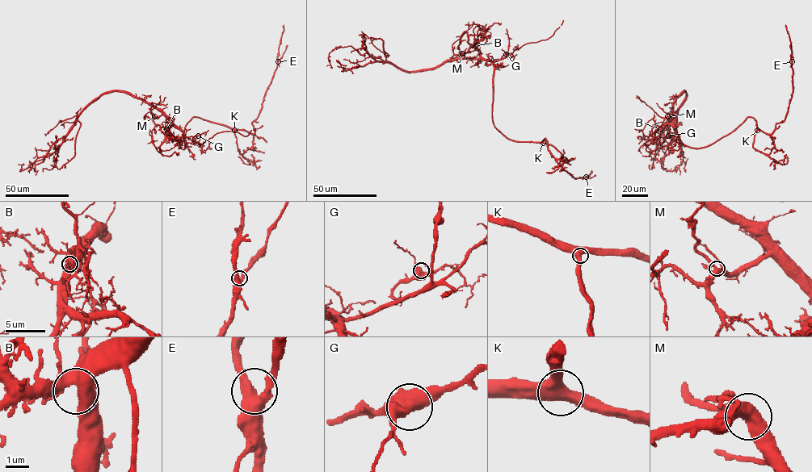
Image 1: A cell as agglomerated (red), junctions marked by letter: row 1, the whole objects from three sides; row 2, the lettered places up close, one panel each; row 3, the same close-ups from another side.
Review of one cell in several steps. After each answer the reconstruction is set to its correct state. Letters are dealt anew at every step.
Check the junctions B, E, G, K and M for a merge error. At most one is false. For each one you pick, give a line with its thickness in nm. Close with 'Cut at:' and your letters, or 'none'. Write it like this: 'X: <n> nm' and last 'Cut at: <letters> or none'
Cut at: none

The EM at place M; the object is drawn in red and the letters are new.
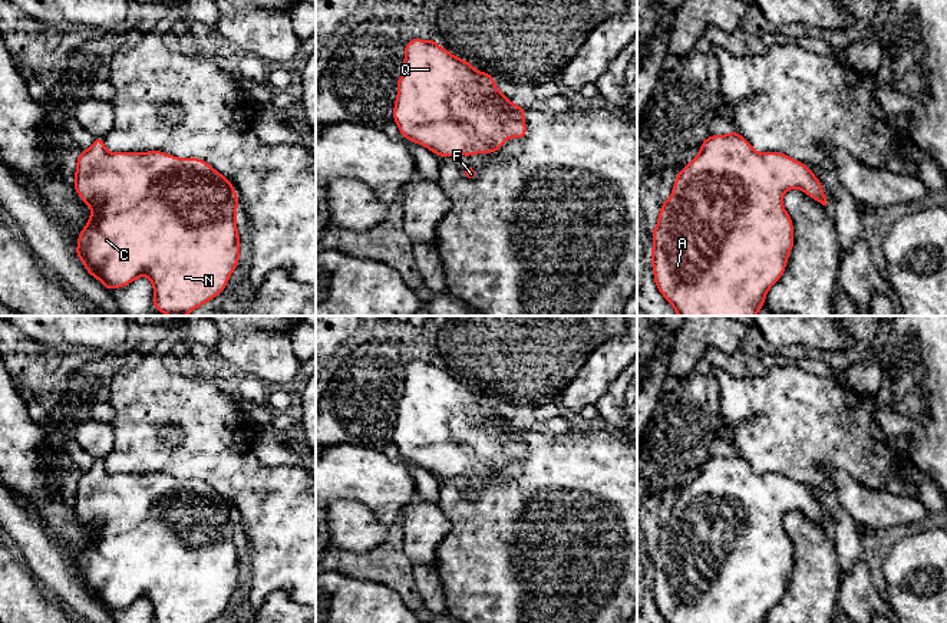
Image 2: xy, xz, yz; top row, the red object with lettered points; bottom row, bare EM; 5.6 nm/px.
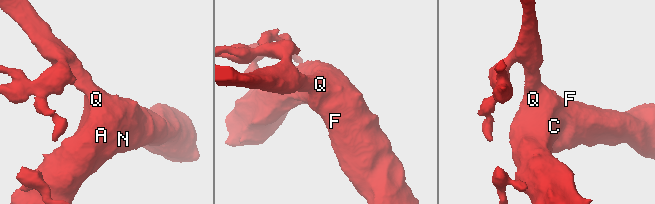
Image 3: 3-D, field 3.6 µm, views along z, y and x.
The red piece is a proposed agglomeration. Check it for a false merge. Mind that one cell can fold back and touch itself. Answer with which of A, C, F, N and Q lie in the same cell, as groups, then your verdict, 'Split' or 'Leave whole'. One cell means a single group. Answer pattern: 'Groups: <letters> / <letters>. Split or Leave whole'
Groups: A C F N Q. Leave whole

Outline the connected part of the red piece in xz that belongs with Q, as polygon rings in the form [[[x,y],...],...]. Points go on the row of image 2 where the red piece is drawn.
[[[410,39],[406,43],[393,108],[393,119],[402,138],[429,148],[438,158],[440,155],[494,154],[511,136],[524,139],[527,134],[525,111],[496,89],[495,76],[453,56],[433,39]]]

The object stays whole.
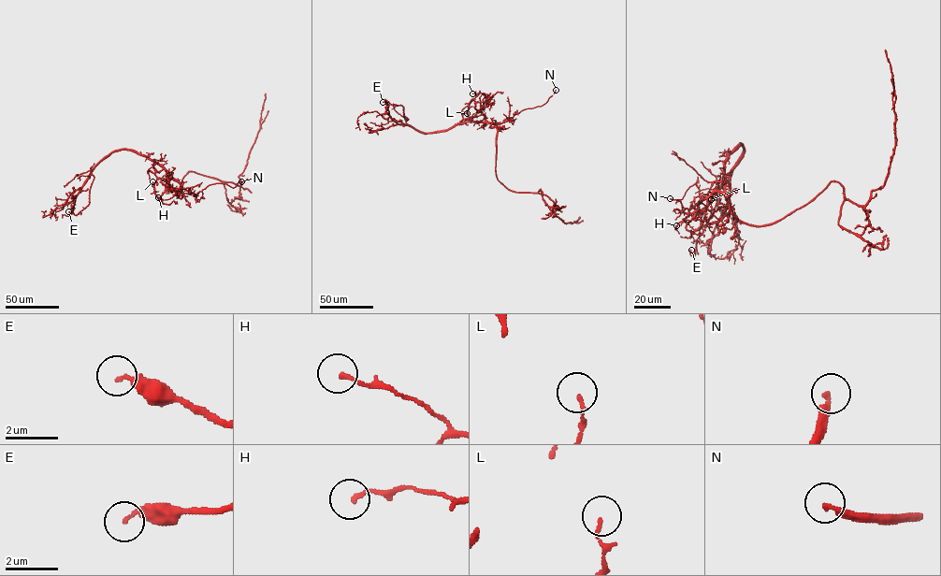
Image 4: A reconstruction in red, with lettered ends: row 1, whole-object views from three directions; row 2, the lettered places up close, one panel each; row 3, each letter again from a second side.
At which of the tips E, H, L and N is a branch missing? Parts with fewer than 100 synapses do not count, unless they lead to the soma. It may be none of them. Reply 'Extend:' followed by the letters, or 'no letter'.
Extend: N

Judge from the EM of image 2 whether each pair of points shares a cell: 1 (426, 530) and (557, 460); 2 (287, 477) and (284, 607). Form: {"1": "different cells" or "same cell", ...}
{"1": "different cells", "2": "different cells"}

